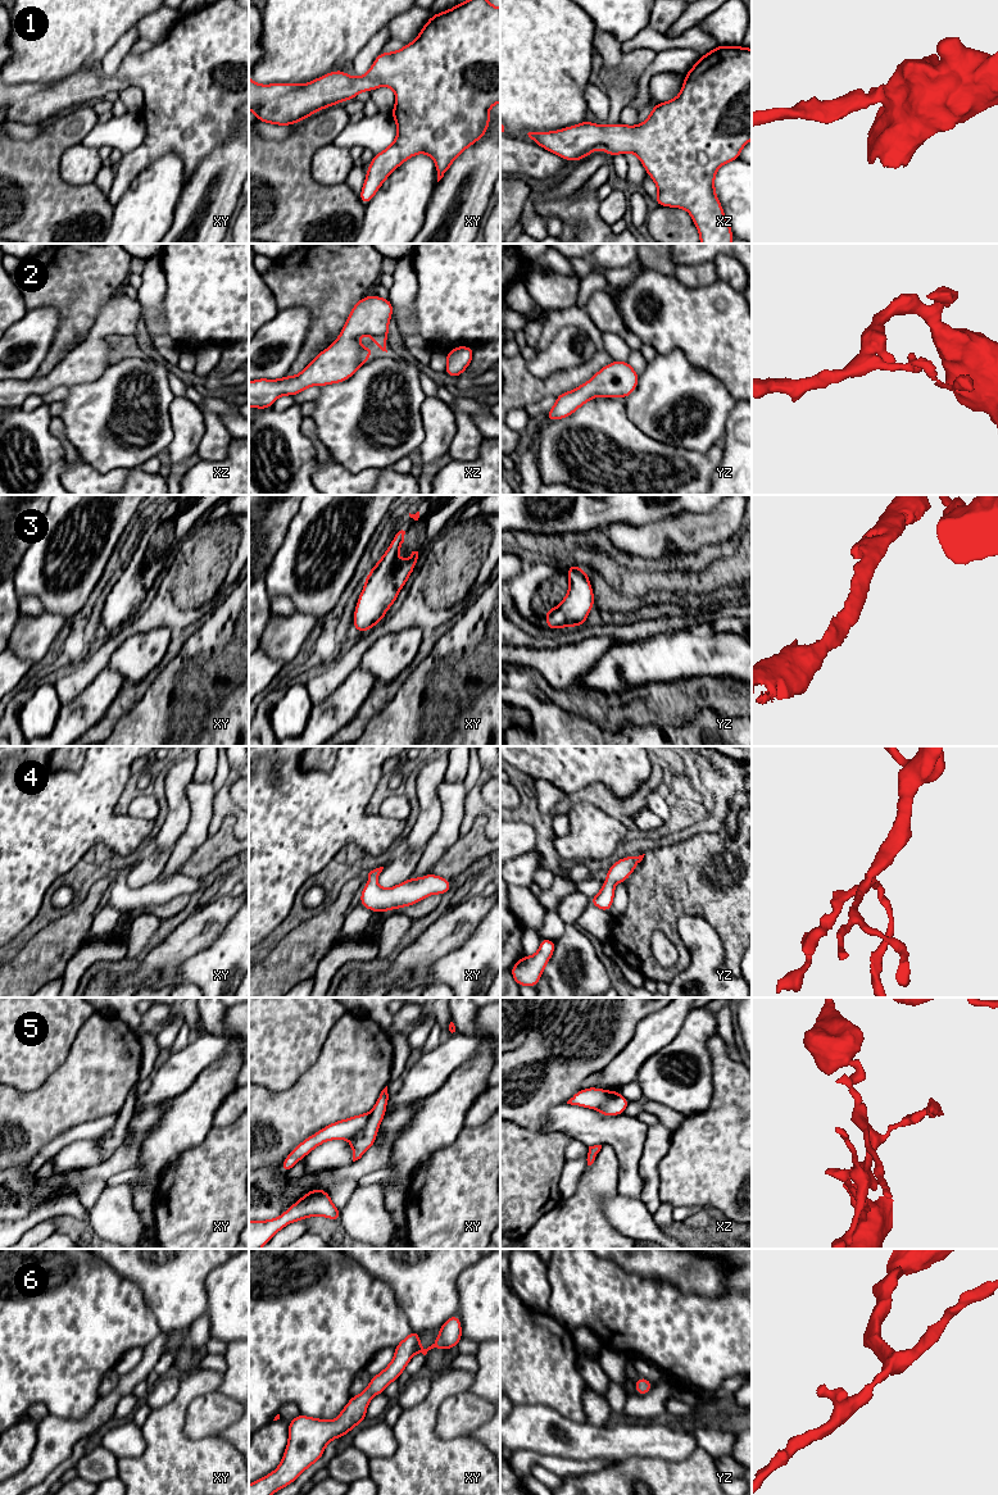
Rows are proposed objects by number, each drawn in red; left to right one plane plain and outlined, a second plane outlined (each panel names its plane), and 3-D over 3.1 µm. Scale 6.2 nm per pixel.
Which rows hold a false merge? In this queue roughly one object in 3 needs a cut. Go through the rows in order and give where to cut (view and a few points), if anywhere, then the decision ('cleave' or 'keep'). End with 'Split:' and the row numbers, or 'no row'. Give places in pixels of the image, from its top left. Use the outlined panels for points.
1: no cut | keep
2: no cut | keep
3: no cut | keep
4: no cut | keep
5: xy (371, 1113), (367, 1122), (348, 1139) | cleave
6: no cut | keep
Split: 5

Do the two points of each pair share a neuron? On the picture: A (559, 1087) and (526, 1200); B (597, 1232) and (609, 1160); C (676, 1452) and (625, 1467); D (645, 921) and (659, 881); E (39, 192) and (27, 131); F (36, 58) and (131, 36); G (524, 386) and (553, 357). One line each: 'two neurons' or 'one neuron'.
A: two neurons
B: one neuron
C: two neurons
D: one neuron
E: two neurons
F: two neurons
G: two neurons

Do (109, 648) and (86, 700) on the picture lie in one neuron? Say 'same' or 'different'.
different

